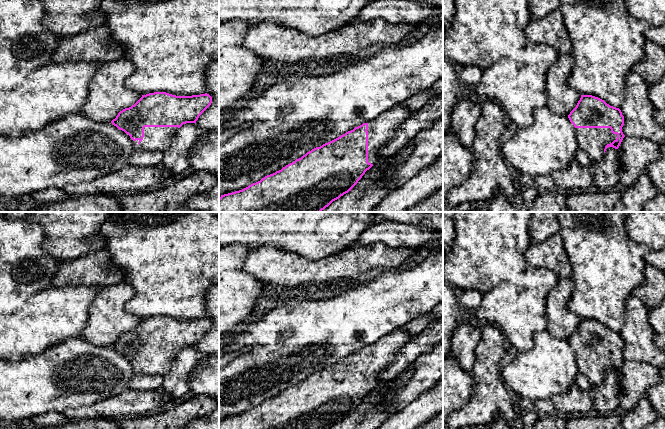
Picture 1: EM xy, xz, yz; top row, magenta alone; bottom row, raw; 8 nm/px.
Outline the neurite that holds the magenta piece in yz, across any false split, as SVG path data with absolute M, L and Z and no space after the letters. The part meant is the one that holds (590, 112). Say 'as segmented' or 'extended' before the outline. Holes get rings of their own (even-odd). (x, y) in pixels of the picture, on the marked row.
extended; M581 95L568 118L577 132L579 148L592 162L600 160L608 147L618 149L625 137L621 110L595 96Z

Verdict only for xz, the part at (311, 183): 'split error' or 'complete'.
split error

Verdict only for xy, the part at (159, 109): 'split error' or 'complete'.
split error

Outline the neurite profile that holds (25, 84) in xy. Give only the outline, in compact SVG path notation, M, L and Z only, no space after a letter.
M85 61L52 63L30 72L13 89L0 90L0 136L18 137L29 131L39 131L67 115L80 114L88 98L90 81L101 65L102 63Z

